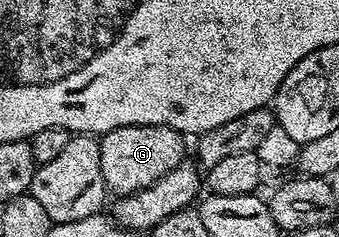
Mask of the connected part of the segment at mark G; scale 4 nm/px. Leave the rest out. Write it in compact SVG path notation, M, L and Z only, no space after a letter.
M129 125L128 127L118 127L106 132L99 139L101 149L101 177L105 177L105 185L112 196L132 195L146 187L152 187L169 169L177 169L185 161L189 147L186 147L184 136L179 132L169 129L165 125Z

